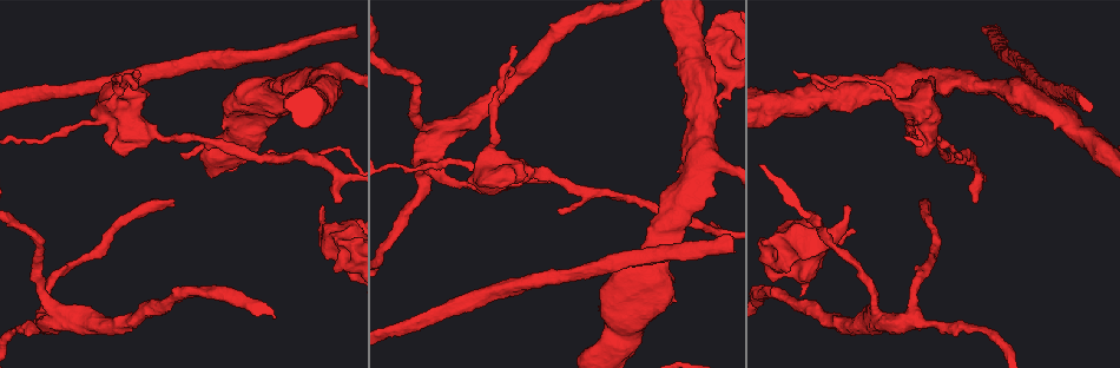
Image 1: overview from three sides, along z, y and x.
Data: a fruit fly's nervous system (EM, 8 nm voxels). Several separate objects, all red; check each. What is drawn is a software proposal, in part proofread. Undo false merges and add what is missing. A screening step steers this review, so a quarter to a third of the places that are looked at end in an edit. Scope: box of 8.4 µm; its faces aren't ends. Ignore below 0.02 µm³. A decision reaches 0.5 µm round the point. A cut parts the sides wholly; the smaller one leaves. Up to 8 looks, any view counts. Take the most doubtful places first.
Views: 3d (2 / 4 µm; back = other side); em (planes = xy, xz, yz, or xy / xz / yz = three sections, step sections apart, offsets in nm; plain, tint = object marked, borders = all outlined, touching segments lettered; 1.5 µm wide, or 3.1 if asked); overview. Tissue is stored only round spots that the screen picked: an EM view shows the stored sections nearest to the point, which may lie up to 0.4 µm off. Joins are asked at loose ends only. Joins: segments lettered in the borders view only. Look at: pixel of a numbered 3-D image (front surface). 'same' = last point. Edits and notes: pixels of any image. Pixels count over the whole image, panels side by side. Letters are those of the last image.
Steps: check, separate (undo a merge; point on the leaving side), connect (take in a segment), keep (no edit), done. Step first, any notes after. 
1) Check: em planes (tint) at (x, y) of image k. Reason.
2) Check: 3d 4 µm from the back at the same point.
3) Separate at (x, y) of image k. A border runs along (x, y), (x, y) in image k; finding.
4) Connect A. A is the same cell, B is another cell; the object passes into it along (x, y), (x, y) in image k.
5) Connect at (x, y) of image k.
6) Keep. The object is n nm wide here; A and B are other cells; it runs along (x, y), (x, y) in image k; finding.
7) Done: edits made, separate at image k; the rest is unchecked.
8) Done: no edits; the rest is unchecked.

Check: 3d 4 µm at (172, 206) of image 1. End of a long branch.

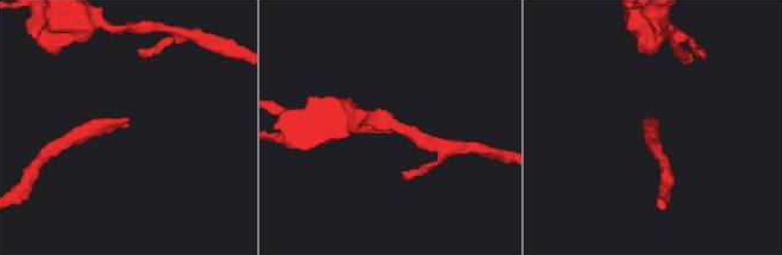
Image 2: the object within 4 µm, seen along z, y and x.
Check: em planes (borders) at (655, 122) of image 2. Now the EM.

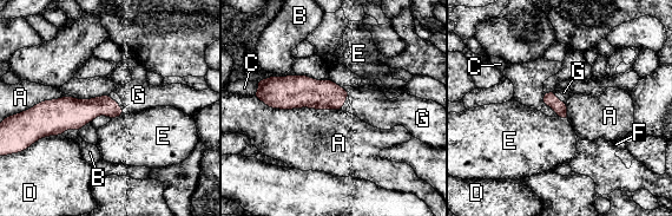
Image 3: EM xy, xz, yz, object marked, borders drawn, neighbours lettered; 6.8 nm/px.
Connect G. The object is 220 nm wide here; G is the same cell, A, B, C, D, E and F are other cells; it goes on there.

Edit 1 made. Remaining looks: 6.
Check: em planes (borders) at (720, 106) of image 1. Branch stops here.

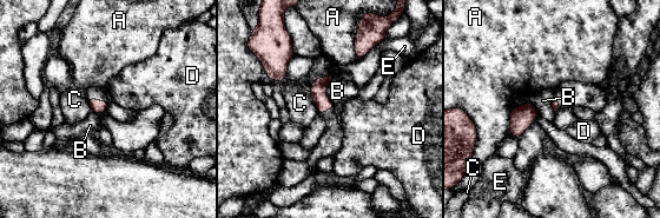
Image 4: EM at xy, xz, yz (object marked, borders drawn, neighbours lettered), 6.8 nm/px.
Keep. A, B, C, D and E are other cells; a border runs along (331, 79), (327, 97), (334, 105) in image 4; none of them fits.

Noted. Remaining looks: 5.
Check: 3d 2 µm at (494, 120) of image 1. A narrow waist.

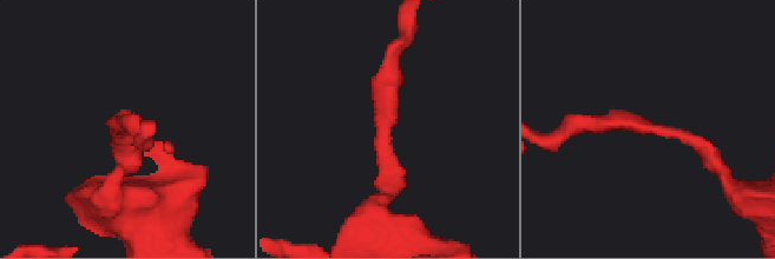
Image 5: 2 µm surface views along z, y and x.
Check: em xy step 4 (tint) at (652, 131) of image 5. Shape alone is not enough.

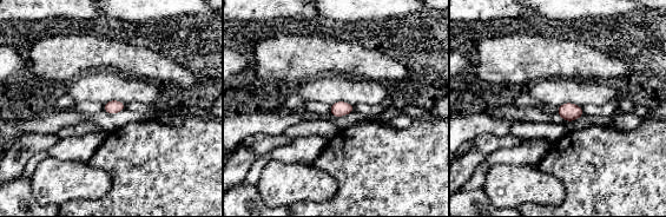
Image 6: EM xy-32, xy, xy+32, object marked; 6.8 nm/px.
Check: em planes (borders) at the same point.

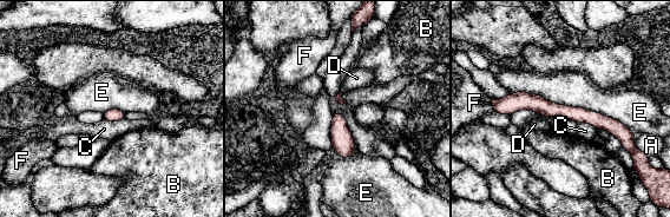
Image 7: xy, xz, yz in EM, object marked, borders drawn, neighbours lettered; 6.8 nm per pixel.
Keep. A, B, C, D, E and F are other cells; all the same cell.

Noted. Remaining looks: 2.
Done: edits made, connect at image 3; the rest is unchecked.

